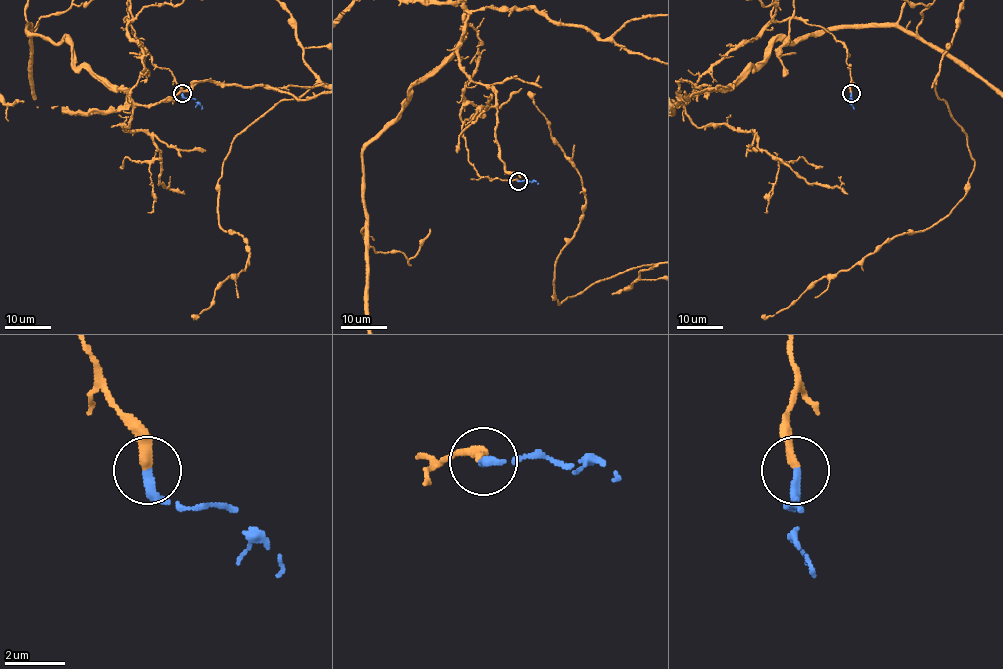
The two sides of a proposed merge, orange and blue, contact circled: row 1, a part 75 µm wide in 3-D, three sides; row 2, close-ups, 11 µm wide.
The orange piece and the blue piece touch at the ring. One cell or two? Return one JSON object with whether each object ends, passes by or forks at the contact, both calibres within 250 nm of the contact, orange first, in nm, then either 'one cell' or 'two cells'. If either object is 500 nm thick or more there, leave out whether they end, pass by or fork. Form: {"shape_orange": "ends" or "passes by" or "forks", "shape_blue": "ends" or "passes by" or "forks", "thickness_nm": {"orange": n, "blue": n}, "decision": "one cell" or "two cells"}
{"shape_orange": "ends", "shape_blue": "ends", "thickness_nm": {"orange": 340, "blue": 320}, "decision": "one cell"}

